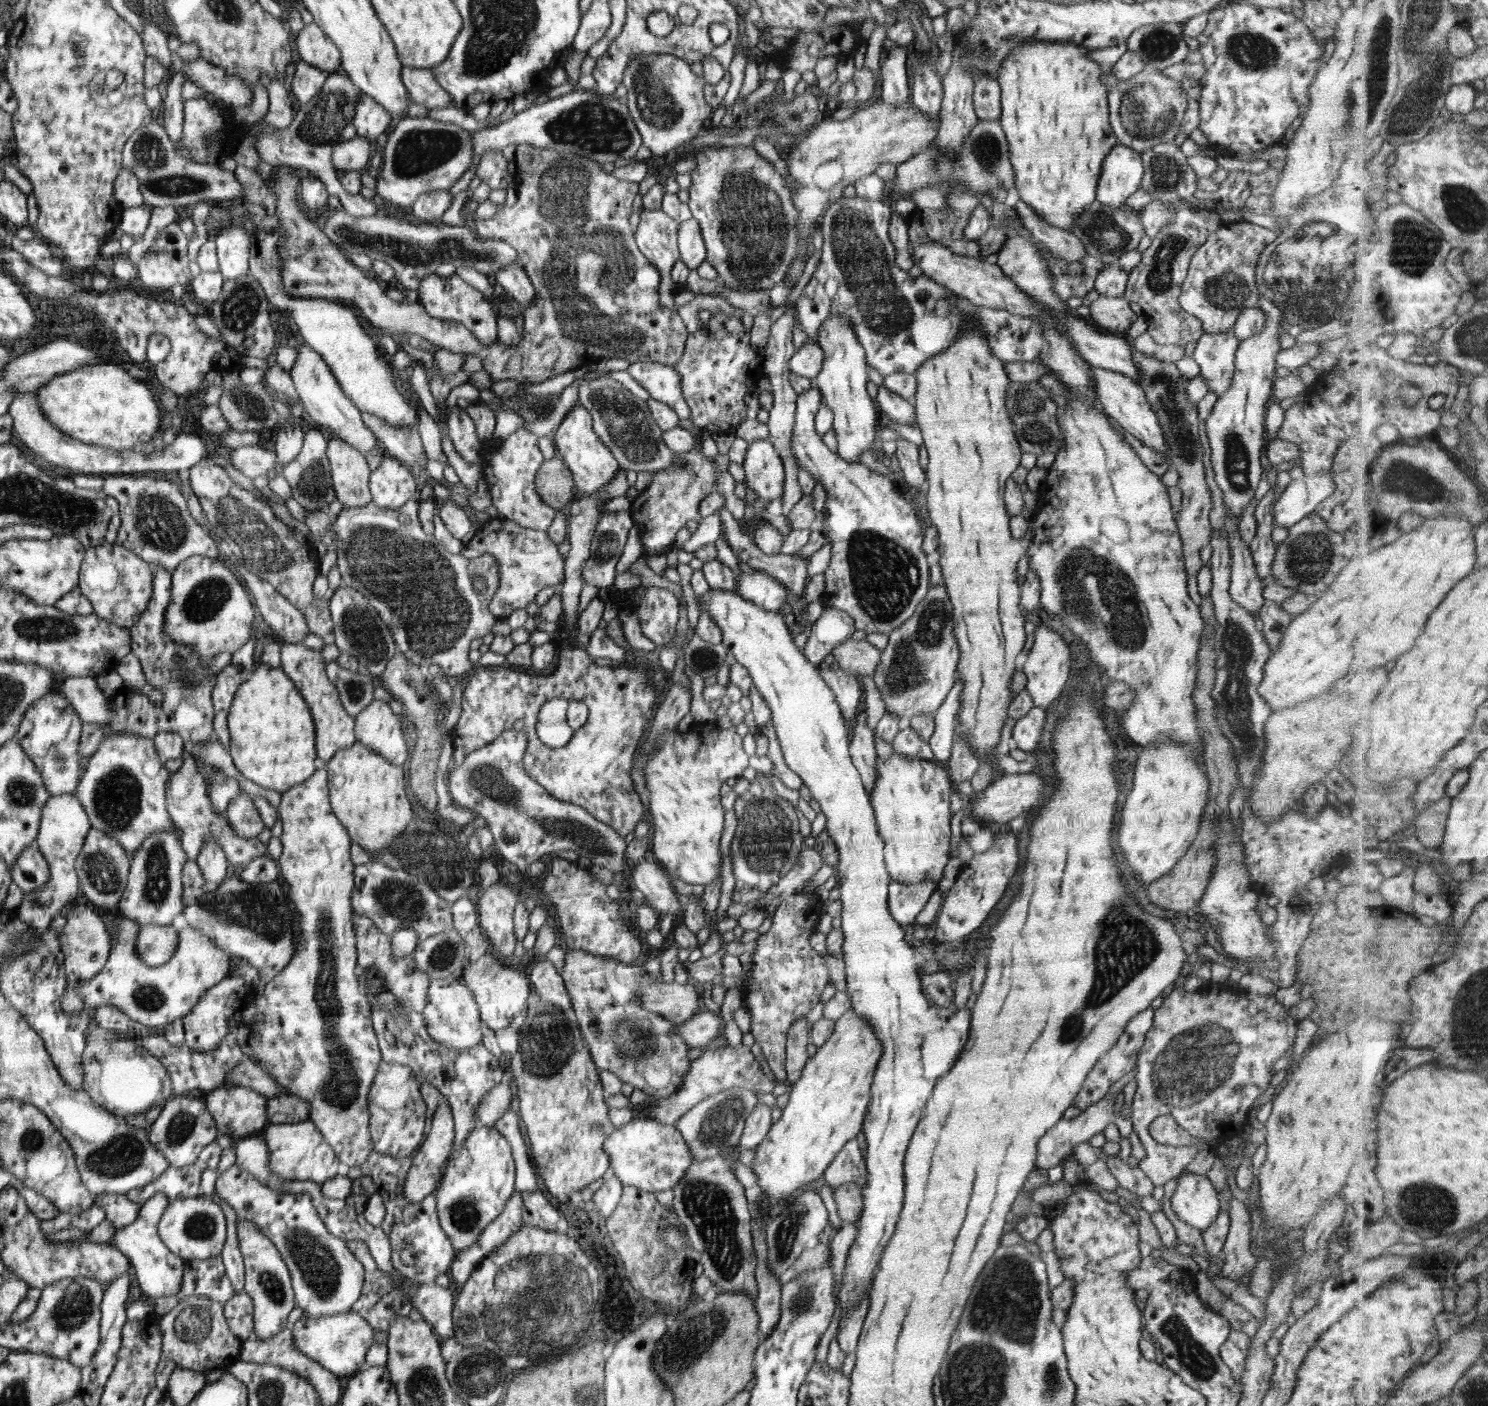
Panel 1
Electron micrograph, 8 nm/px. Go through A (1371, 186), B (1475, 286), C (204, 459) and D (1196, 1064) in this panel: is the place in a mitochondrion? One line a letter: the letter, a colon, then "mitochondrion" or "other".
A: other
B: other
C: other
D: mitochondrion

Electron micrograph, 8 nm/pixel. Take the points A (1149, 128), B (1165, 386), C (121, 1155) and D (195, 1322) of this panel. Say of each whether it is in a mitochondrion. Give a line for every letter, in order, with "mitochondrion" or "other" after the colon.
A: mitochondrion
B: mitochondrion
C: mitochondrion
D: mitochondrion

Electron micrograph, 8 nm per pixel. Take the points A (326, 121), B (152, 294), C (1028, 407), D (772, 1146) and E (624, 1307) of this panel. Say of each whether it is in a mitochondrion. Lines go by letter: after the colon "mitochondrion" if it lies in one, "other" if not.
A: mitochondrion
B: other
C: mitochondrion
D: other
E: other

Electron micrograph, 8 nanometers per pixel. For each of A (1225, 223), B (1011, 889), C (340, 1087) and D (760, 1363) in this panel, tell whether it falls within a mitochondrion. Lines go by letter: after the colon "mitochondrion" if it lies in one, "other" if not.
A: other
B: other
C: mitochondrion
D: other

